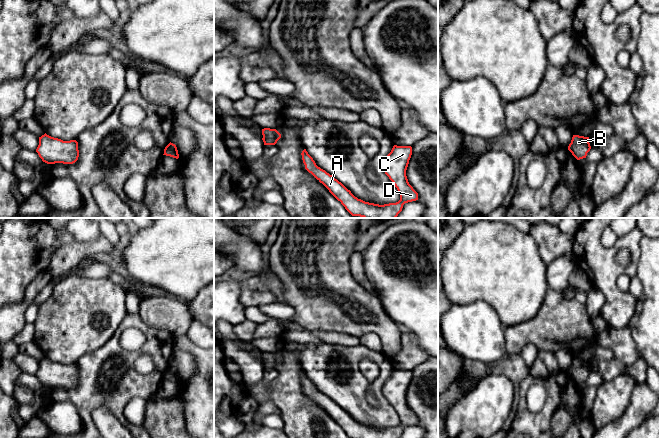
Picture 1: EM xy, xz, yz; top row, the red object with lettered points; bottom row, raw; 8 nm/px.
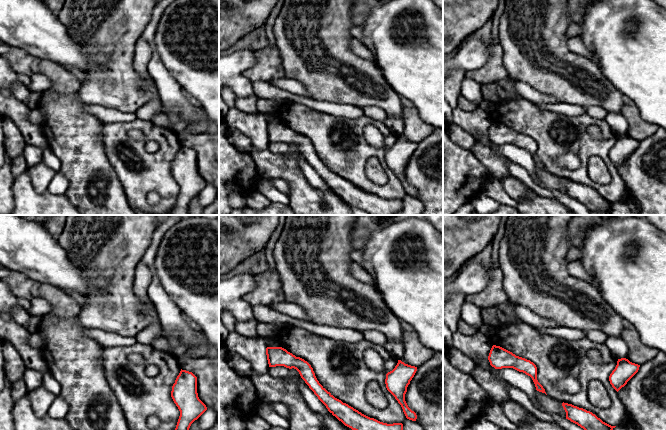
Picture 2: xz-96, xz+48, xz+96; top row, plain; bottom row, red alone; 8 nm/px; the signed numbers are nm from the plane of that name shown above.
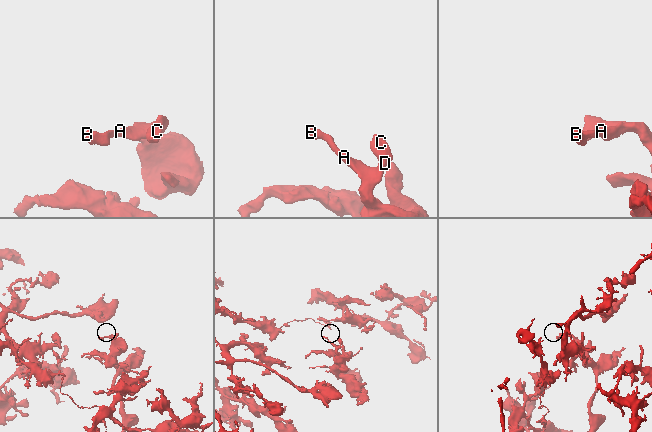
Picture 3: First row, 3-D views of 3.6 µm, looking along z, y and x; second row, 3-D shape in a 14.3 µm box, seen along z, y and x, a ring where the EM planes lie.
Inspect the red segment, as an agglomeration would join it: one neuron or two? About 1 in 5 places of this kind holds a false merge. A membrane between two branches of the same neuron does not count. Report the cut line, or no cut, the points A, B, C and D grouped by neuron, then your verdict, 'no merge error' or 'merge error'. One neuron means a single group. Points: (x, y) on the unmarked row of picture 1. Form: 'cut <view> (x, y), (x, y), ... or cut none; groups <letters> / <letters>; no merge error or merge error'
cut none; groups A B C D; no merge error

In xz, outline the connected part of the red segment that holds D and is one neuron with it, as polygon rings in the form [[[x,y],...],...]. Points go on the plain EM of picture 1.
[[[394,369],[383,385],[383,395],[400,418],[398,426],[384,429],[358,423],[341,406],[318,391],[306,373],[302,375],[301,379],[305,393],[322,407],[350,438],[399,438],[405,427],[418,424],[418,417],[409,408],[406,400],[406,394],[412,379],[411,370]]]

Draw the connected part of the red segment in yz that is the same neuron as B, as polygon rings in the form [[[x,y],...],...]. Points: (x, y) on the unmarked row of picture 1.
[[[573,359],[571,367],[568,370],[568,374],[577,384],[586,382],[590,373],[589,361],[579,359]]]

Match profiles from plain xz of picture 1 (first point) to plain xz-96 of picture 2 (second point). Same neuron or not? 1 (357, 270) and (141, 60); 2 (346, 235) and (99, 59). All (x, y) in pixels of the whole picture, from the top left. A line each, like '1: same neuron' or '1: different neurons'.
1: same neuron
2: different neurons

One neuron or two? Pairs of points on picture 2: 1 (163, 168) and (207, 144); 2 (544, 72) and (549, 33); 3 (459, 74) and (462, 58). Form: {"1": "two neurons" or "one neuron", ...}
{"1": "two neurons", "2": "one neuron", "3": "two neurons"}

